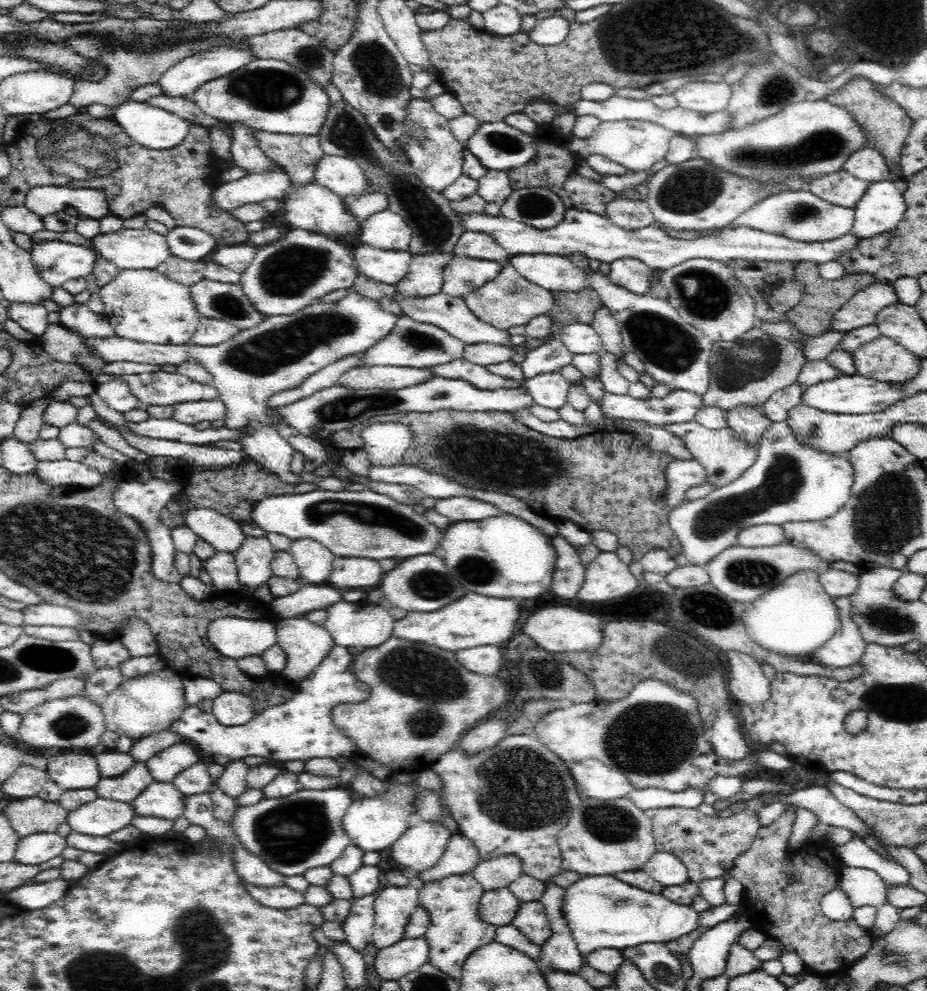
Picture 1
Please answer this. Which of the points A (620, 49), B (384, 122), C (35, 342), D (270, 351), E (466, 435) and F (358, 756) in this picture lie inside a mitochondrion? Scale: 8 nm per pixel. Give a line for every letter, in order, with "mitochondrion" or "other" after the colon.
A: mitochondrion
B: mitochondrion
C: other
D: mitochondrion
E: mitochondrion
F: other

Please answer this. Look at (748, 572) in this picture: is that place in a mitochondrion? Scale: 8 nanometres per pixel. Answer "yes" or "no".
yes

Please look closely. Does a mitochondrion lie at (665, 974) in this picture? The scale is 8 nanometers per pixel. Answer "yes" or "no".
yes

